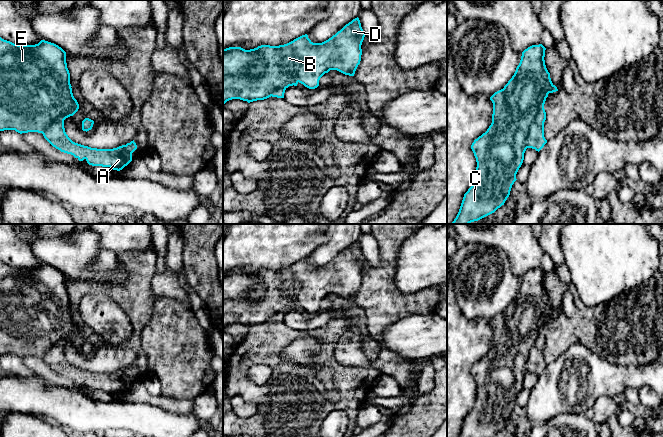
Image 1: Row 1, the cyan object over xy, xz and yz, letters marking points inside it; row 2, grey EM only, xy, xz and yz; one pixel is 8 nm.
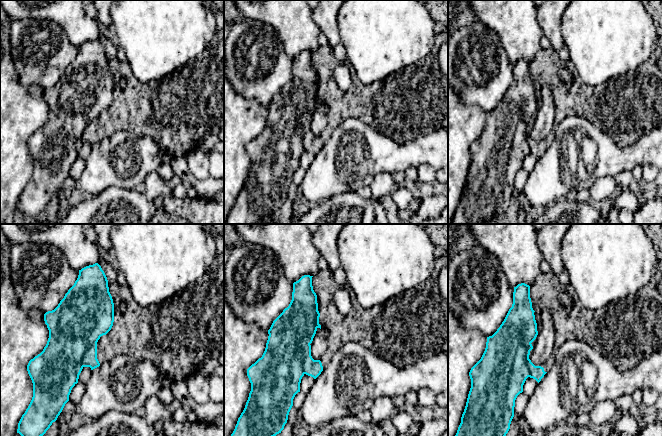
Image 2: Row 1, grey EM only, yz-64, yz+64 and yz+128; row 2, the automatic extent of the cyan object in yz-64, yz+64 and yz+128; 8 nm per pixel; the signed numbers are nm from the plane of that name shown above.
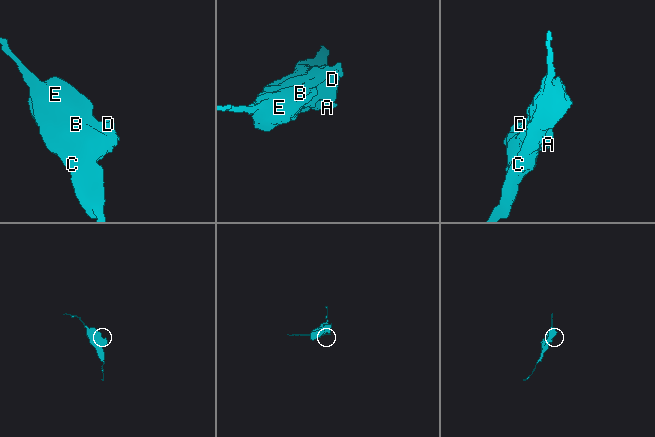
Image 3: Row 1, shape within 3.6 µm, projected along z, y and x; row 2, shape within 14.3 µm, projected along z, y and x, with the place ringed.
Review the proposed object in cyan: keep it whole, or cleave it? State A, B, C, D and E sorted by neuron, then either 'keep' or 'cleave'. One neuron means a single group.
A / B C D E | cleave

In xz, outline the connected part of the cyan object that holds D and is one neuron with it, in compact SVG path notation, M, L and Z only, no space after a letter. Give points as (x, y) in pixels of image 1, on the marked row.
M357 17L322 43L313 43L305 34L279 46L261 45L250 50L241 47L223 49L223 106L232 99L248 103L267 99L276 89L286 86L292 80L315 89L319 86L320 78L330 70L354 76L361 61L364 37Z

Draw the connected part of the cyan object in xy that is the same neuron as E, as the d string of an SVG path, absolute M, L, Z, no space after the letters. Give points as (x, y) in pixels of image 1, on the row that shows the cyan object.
M0 37L0 131L42 133L57 120L73 116L79 109L70 84L66 52L41 40L35 45L18 45Z

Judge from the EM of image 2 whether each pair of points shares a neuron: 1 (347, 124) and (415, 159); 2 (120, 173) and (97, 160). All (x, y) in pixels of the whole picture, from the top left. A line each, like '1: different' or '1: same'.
1: same
2: same

